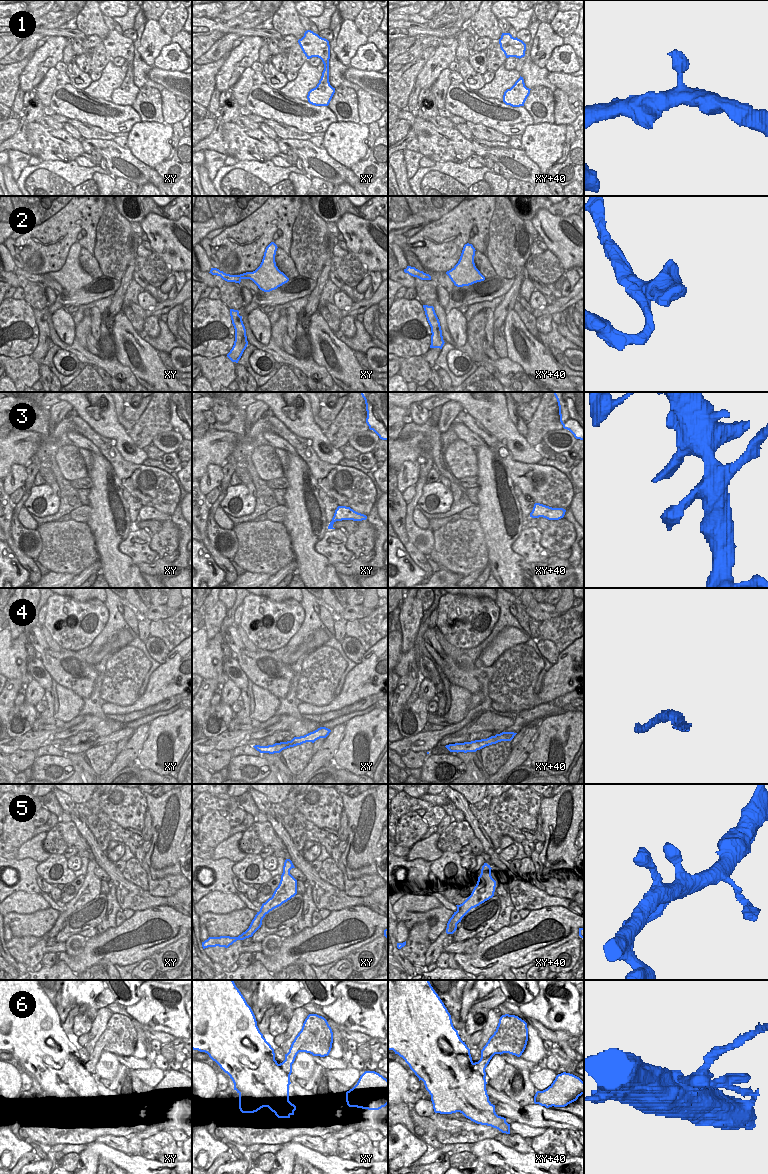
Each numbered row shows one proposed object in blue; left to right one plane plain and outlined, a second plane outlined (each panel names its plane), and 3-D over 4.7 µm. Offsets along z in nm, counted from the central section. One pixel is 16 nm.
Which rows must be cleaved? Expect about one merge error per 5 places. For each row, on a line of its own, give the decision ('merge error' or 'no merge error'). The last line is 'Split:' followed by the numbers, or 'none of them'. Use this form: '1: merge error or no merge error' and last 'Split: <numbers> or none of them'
1: no merge error
2: no merge error
3: no merge error
4: no merge error
5: no merge error
6: merge error
Split: 6

